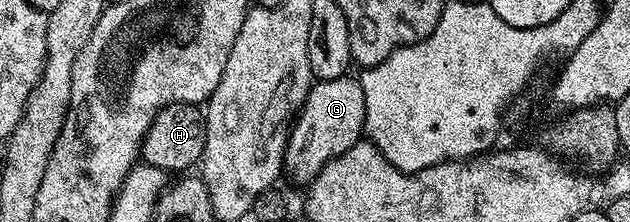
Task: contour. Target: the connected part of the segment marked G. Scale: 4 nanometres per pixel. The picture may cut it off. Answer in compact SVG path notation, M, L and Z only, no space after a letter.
M355 77L313 81L304 105L288 131L283 173L289 174L296 182L311 184L330 160L342 156L342 152L361 141L365 120L366 102L362 100L362 88Z

